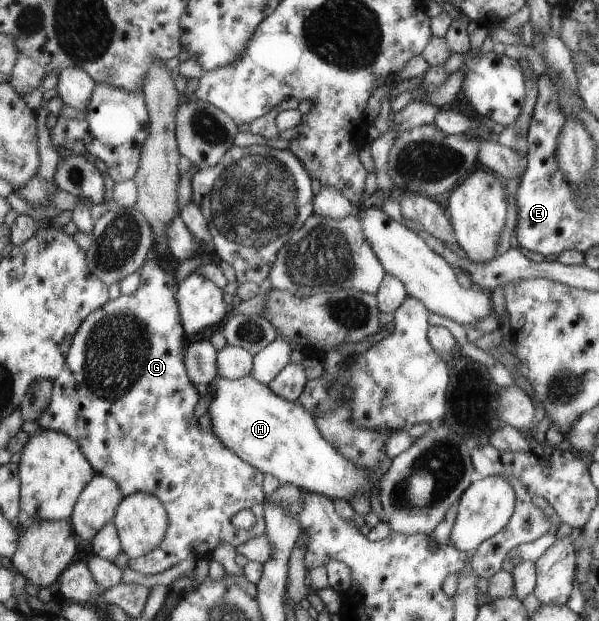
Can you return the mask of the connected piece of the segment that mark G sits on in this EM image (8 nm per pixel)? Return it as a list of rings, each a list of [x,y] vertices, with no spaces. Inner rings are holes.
[[[148,259],[144,265],[137,270],[140,275],[140,285],[136,287],[135,291],[130,294],[120,294],[116,299],[108,301],[103,307],[96,309],[91,315],[87,317],[87,320],[79,326],[79,330],[75,333],[74,339],[71,341],[71,348],[68,349],[68,358],[66,365],[60,377],[53,381],[53,397],[48,405],[48,409],[42,413],[40,421],[37,424],[42,429],[50,429],[50,431],[58,431],[58,433],[66,433],[68,437],[72,438],[72,441],[77,442],[79,449],[84,454],[84,457],[92,465],[92,470],[95,474],[106,475],[114,479],[120,491],[124,496],[132,493],[150,493],[157,497],[160,502],[166,507],[168,517],[167,534],[164,535],[162,543],[156,548],[152,549],[152,552],[146,553],[146,555],[126,560],[126,566],[139,574],[155,575],[161,573],[164,570],[169,569],[176,563],[186,559],[187,557],[193,557],[195,561],[204,559],[208,554],[211,554],[216,545],[220,543],[228,543],[232,547],[240,545],[250,539],[250,537],[258,537],[265,533],[264,522],[264,493],[262,493],[262,473],[259,470],[254,469],[248,465],[247,462],[241,461],[235,454],[232,454],[230,450],[226,449],[220,441],[212,435],[212,433],[203,433],[198,425],[198,417],[196,417],[196,403],[199,401],[200,392],[188,378],[186,367],[184,366],[184,353],[187,351],[188,338],[184,334],[181,327],[182,319],[178,317],[179,309],[176,309],[176,301],[174,301],[174,293],[176,293],[176,285],[174,285],[174,269],[166,263],[160,263],[158,259]],[[124,381],[130,381],[132,385],[124,391]],[[248,509],[254,514],[256,521],[252,527],[248,527],[246,530],[237,529],[230,523],[230,518],[238,511]]]

